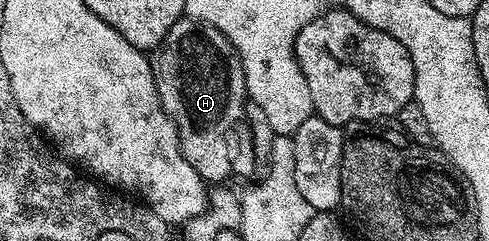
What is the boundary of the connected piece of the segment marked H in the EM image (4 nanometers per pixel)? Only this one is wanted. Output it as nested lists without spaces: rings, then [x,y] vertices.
[[[183,17],[167,33],[167,37],[156,48],[151,66],[153,68],[153,80],[157,86],[157,92],[161,98],[163,109],[171,117],[171,121],[177,130],[177,136],[181,142],[181,152],[199,173],[206,184],[221,185],[226,182],[228,175],[233,171],[233,155],[229,152],[229,130],[233,122],[240,120],[245,113],[247,96],[245,94],[245,74],[241,68],[241,58],[236,51],[219,33],[219,29],[209,27],[206,23],[198,23],[195,19]]]

